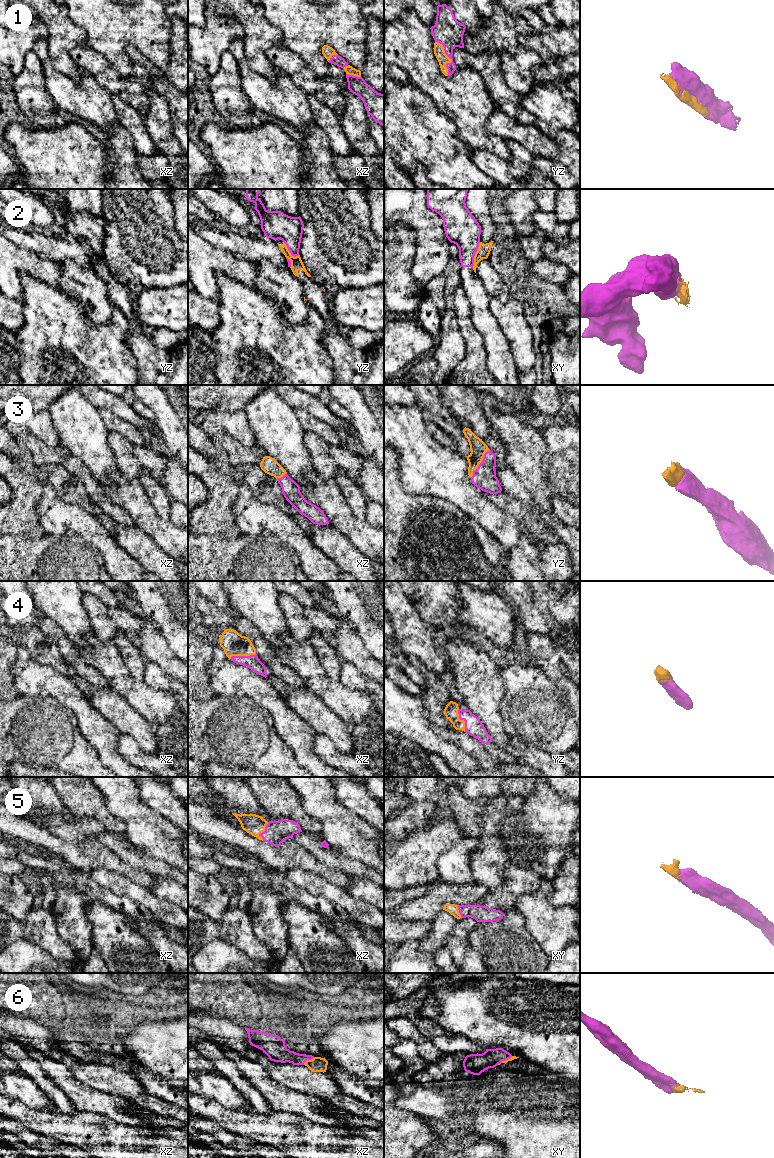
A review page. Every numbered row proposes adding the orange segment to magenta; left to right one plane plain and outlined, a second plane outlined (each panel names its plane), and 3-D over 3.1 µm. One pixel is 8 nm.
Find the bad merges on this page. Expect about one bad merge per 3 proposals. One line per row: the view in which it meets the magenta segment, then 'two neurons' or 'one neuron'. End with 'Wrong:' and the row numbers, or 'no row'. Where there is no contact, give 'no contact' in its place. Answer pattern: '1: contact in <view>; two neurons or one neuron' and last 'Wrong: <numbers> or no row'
1: contact in yz; one neuron
2: contact in xy; two neurons
3: contact in yz; one neuron
4: contact in xz; one neuron
5: contact in xz; one neuron
6: contact in xz; one neuron
Wrong: 2

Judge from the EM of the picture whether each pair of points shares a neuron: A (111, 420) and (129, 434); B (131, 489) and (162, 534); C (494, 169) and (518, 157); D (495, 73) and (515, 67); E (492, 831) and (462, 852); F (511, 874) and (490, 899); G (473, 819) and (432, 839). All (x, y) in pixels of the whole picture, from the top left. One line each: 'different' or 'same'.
A: same
B: same
C: same
D: different
E: different
F: same
G: different

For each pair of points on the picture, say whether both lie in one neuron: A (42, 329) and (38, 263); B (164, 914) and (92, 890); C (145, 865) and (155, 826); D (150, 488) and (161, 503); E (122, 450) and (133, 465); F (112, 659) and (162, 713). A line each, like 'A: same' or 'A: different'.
A: different
B: different
C: different
D: same
E: same
F: same

